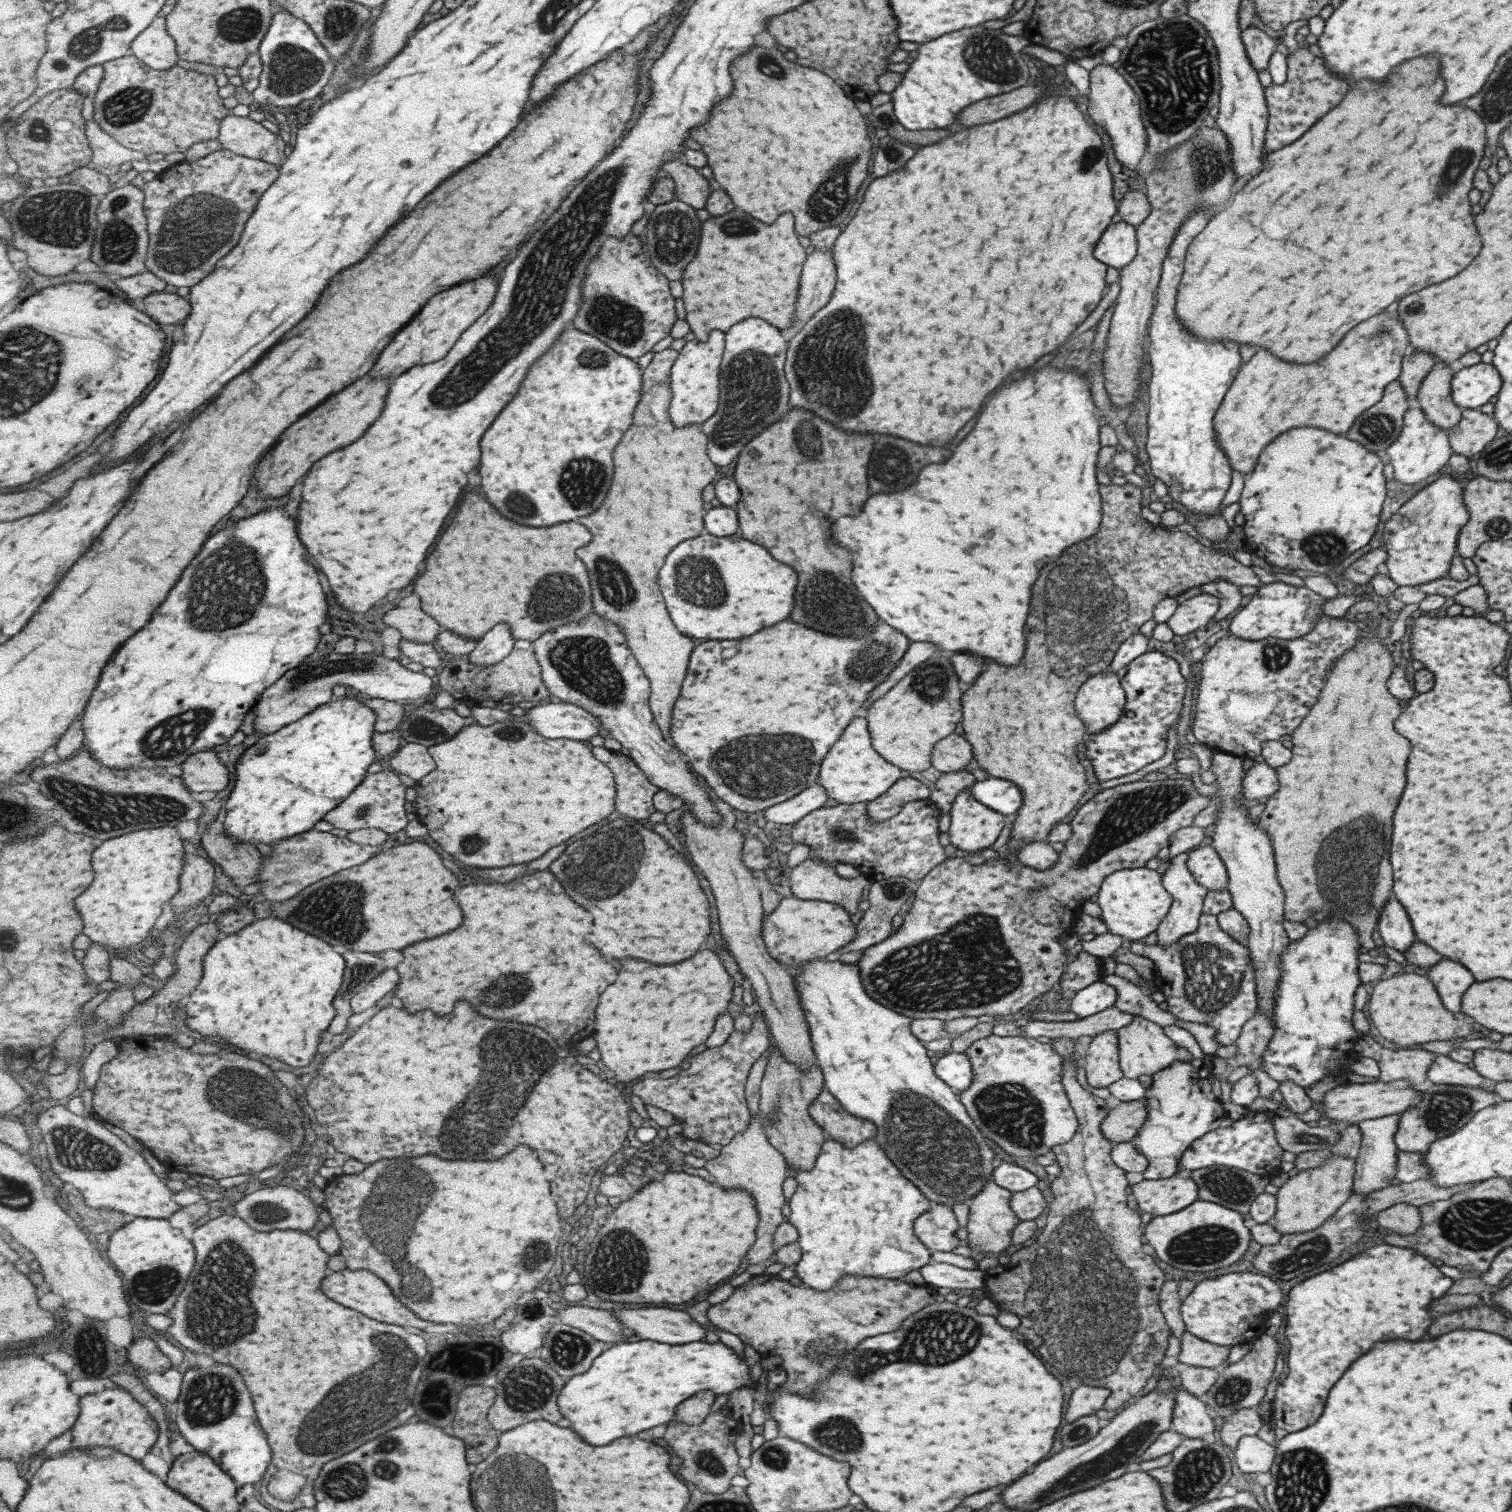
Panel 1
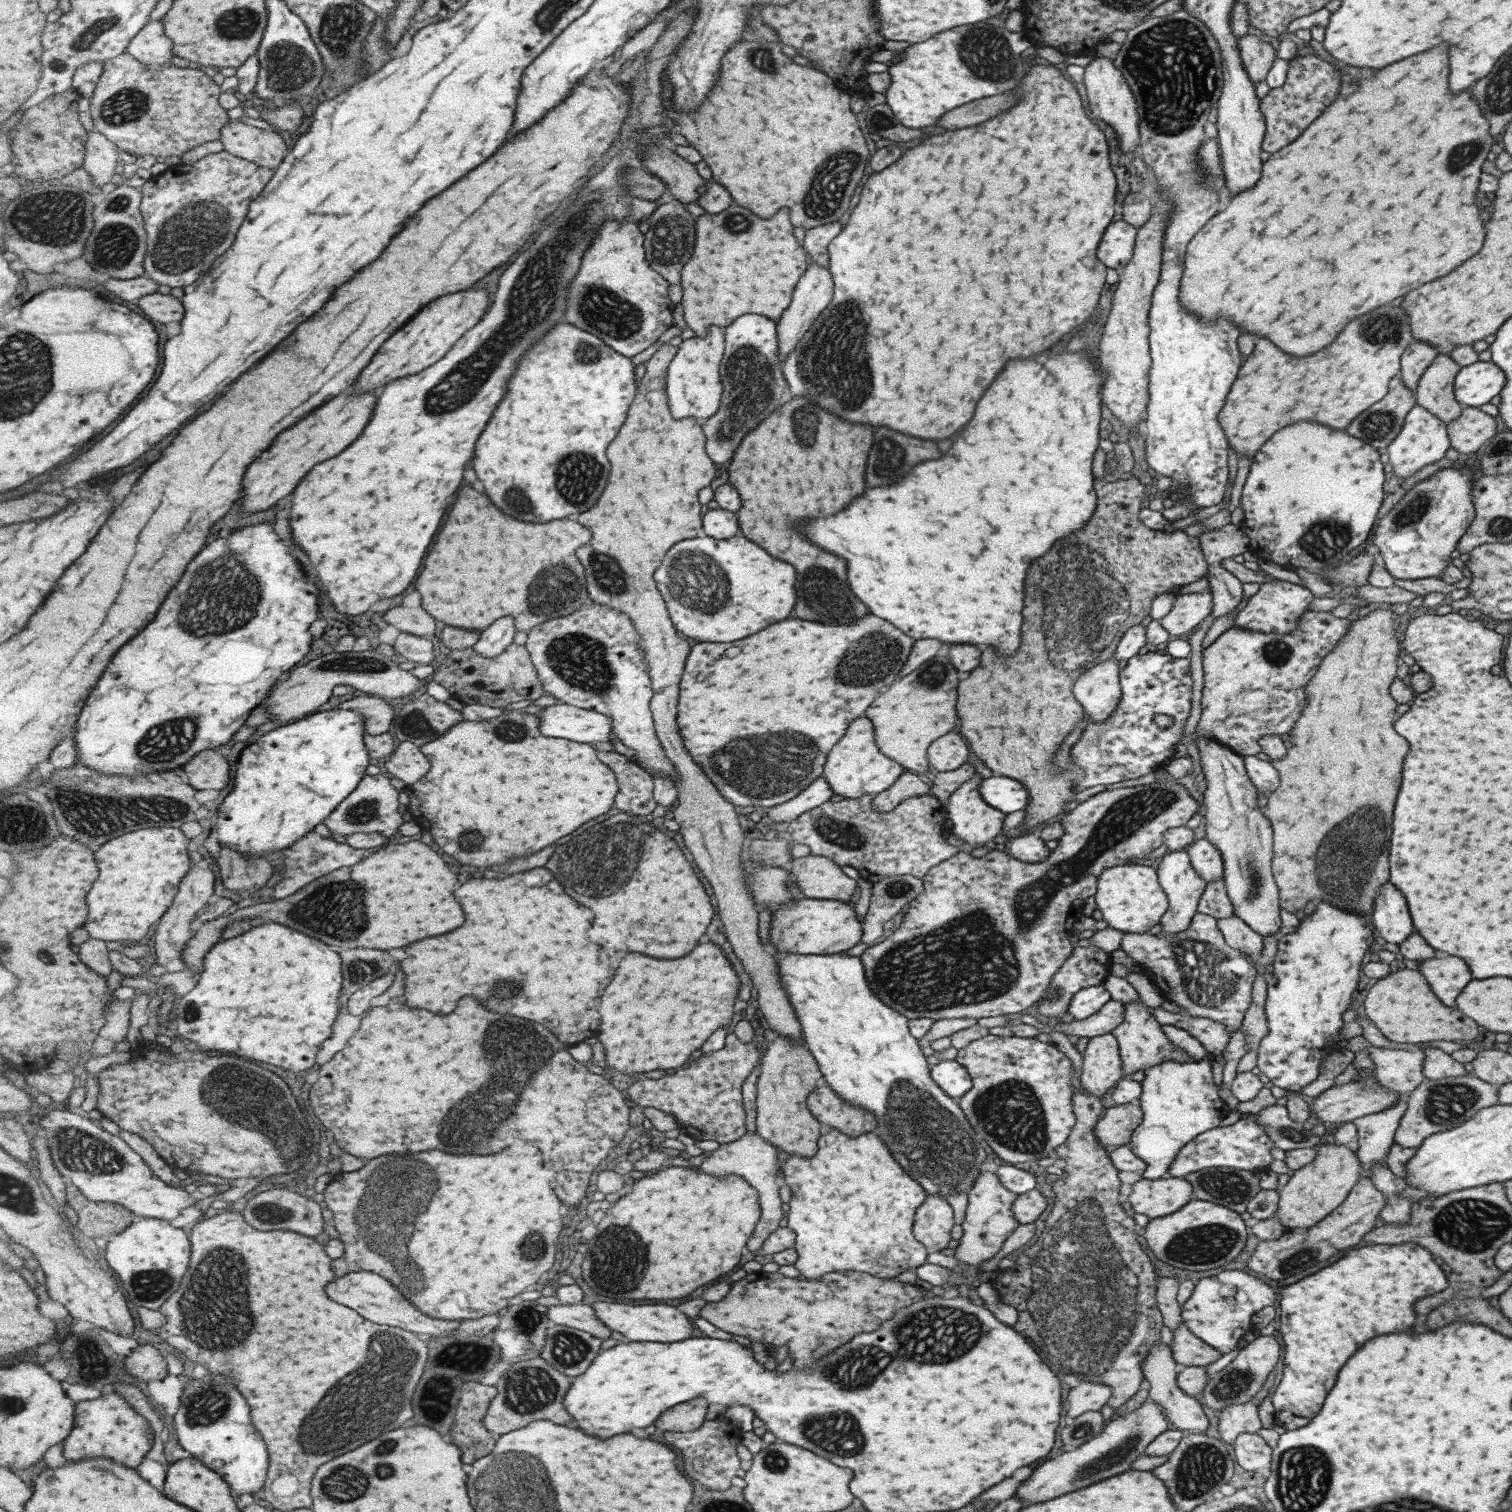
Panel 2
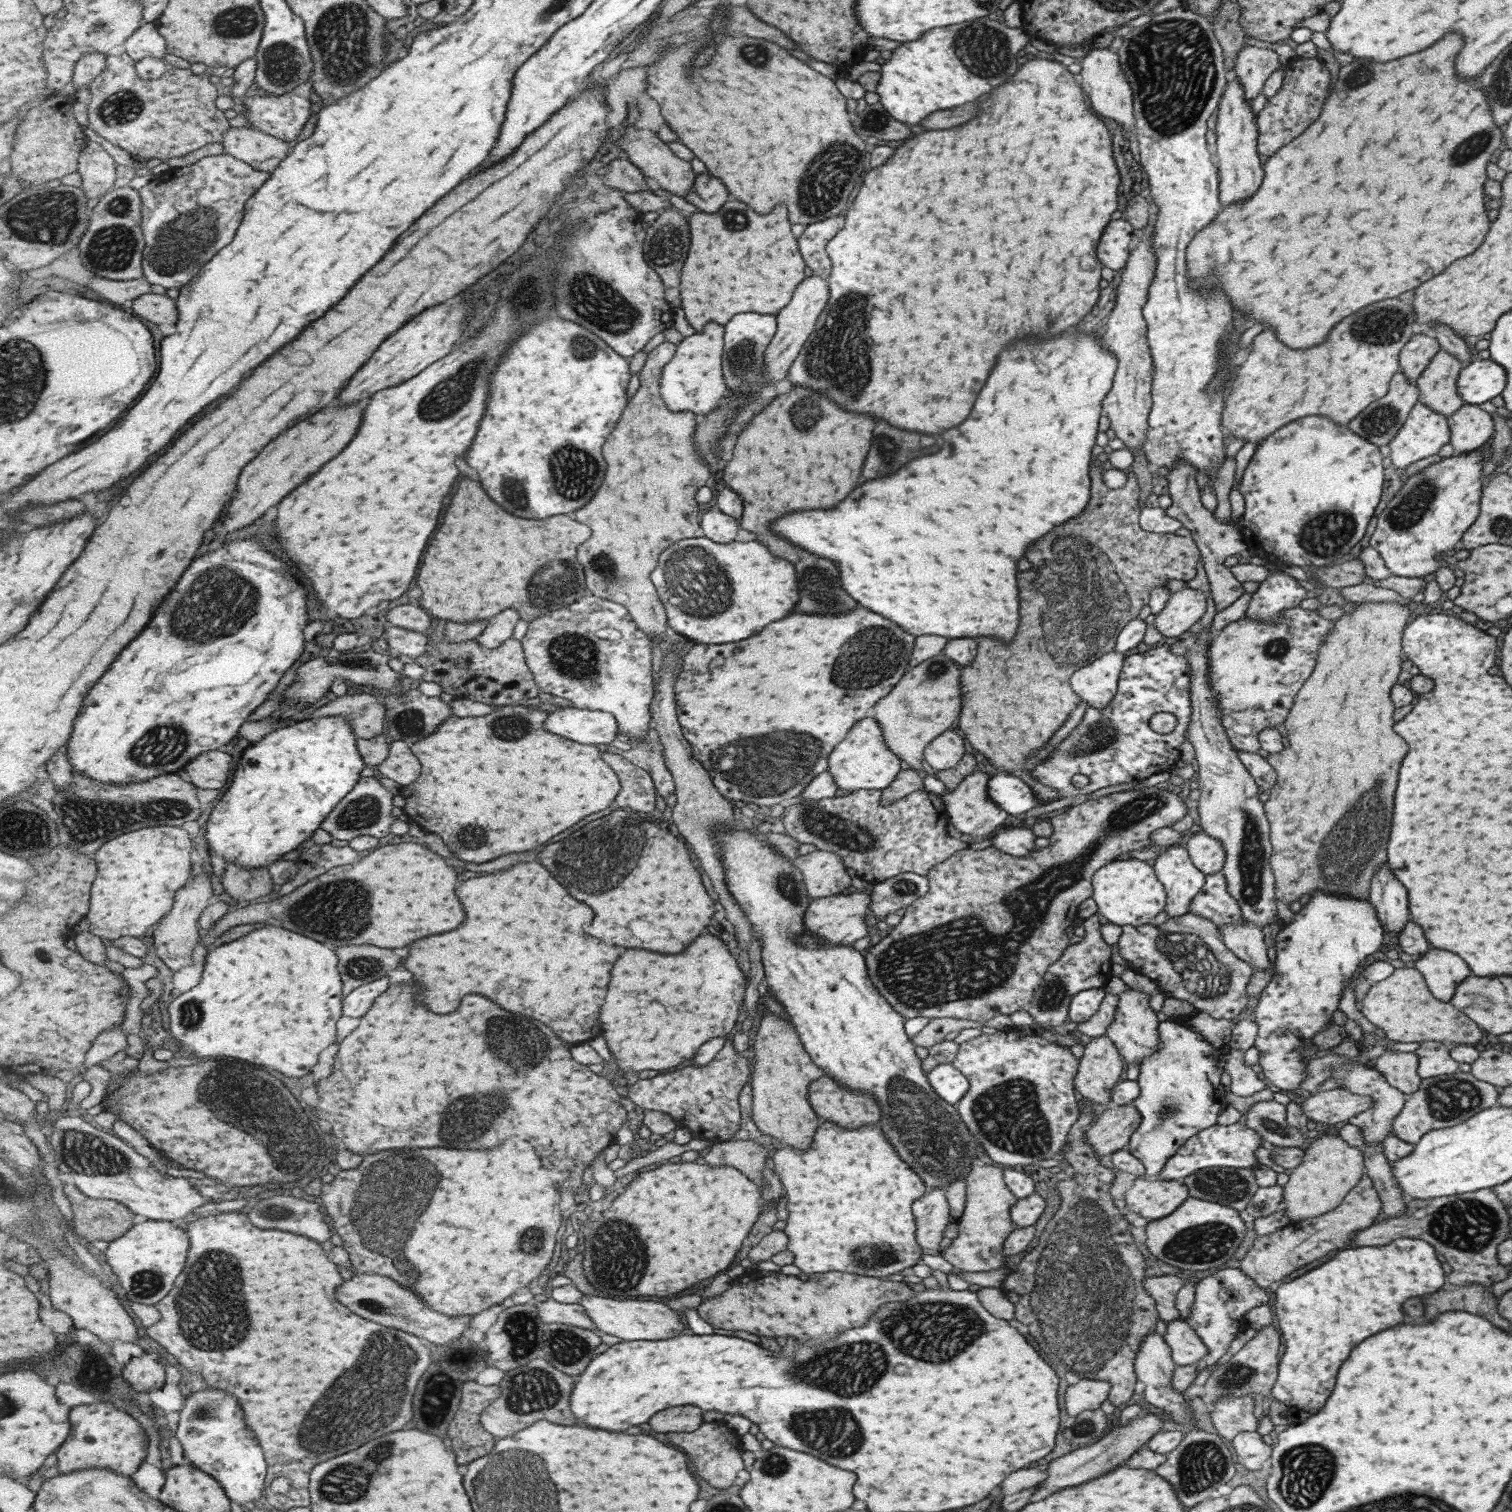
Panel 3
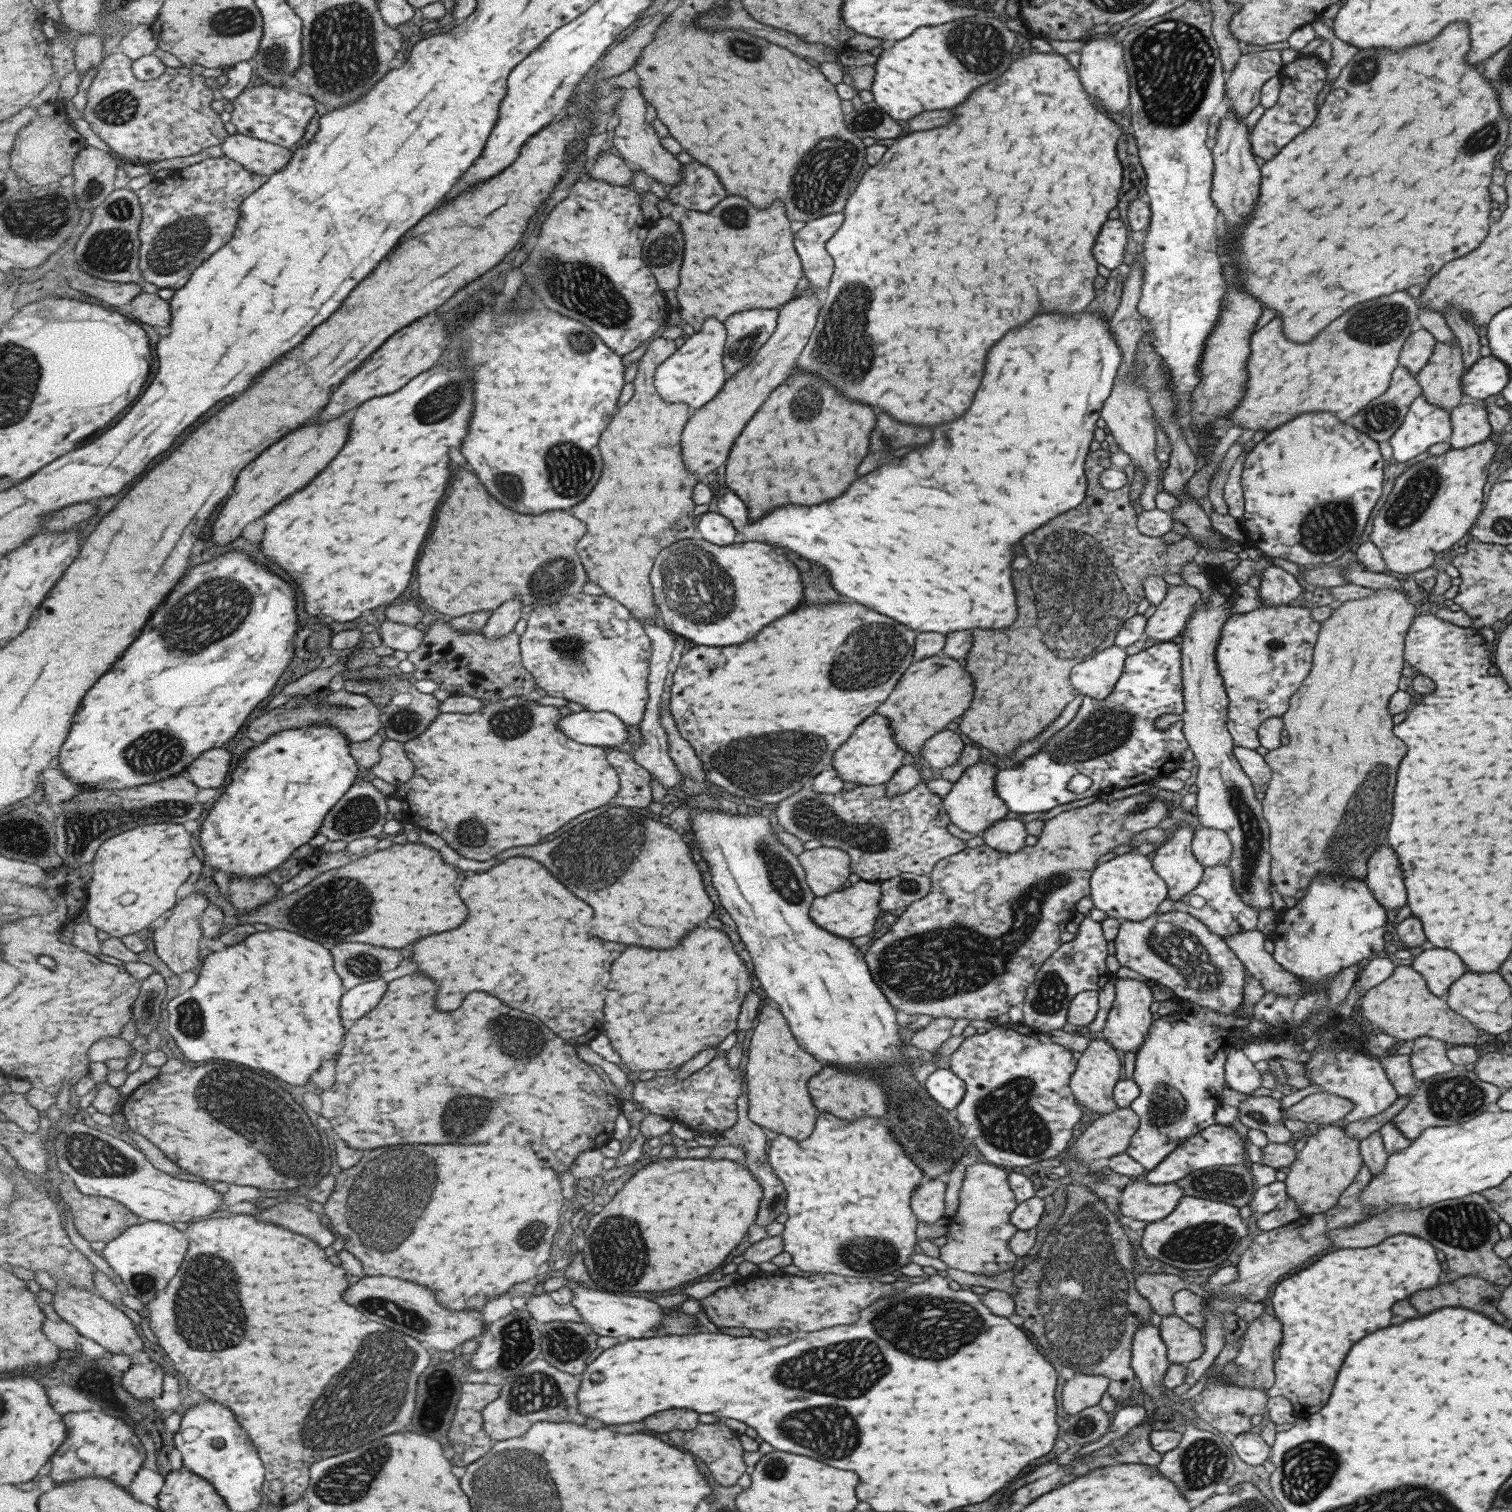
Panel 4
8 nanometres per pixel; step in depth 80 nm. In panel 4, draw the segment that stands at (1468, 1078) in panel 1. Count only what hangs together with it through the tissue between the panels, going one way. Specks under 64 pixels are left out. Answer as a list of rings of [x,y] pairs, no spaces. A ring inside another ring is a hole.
[[[1428,1036],[1411,1040],[1409,1066],[1418,1082],[1453,1070],[1454,1064],[1445,1057],[1443,1044],[1443,1041]]]

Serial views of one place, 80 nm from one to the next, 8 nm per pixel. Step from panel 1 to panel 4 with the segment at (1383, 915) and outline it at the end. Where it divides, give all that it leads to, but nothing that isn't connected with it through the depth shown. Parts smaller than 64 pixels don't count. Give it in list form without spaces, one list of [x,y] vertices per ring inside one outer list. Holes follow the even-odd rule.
[[[1381,844],[1366,862],[1364,881],[1375,900],[1386,912],[1401,908],[1405,904],[1405,888],[1397,868],[1395,852],[1387,844]]]

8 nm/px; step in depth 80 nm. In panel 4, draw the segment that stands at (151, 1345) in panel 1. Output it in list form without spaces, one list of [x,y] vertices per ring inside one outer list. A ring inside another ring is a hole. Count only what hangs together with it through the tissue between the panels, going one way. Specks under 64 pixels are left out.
[[[151,1361],[146,1365],[135,1363],[123,1374],[121,1384],[135,1399],[153,1401],[164,1393],[163,1378],[165,1378],[165,1371],[165,1369],[161,1370],[156,1363]]]

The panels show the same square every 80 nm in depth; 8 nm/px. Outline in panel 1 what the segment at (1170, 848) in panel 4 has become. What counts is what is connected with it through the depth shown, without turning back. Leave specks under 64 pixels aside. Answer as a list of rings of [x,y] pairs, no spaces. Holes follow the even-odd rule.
[[[1179,853],[1174,857],[1170,857],[1168,867],[1165,872],[1160,875],[1161,884],[1169,893],[1172,900],[1167,914],[1165,914],[1163,920],[1161,920],[1154,930],[1156,943],[1161,944],[1163,948],[1175,944],[1175,941],[1180,939],[1181,936],[1193,932],[1195,928],[1197,928],[1198,918],[1202,913],[1202,902],[1207,890],[1204,886],[1201,886],[1189,872],[1185,864],[1187,857],[1186,853]]]

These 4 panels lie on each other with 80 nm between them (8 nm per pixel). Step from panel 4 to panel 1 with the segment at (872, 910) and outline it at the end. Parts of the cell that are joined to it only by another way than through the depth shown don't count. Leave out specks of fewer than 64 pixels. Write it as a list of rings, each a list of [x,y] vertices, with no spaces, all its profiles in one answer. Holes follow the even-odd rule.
[[[795,896],[781,897],[778,905],[762,919],[762,939],[767,952],[786,967],[807,964],[811,960],[832,956],[852,943],[856,925],[850,914],[839,905],[820,900],[803,900]]]

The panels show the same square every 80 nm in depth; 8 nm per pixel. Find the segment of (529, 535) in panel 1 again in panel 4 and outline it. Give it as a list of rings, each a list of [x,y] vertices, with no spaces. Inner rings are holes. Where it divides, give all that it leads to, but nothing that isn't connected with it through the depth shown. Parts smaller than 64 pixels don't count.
[[[457,468],[451,478],[451,492],[439,508],[435,528],[431,538],[423,546],[423,556],[419,558],[419,590],[423,600],[431,609],[460,617],[481,610],[497,610],[503,602],[511,598],[521,598],[523,606],[537,607],[557,604],[563,596],[581,593],[587,582],[587,572],[579,554],[577,542],[585,536],[587,524],[565,510],[547,512],[541,516],[519,514],[499,500],[495,500],[479,478],[465,470]]]

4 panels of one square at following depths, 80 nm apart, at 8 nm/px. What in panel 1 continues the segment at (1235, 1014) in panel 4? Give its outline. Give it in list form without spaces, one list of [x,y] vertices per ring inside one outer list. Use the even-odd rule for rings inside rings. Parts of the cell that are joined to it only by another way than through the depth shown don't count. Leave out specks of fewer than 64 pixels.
[[[1174,1025],[1163,1027],[1162,1033],[1177,1046],[1185,1048],[1191,1054],[1191,1059],[1186,1062],[1175,1061],[1151,1076],[1151,1086],[1146,1090],[1147,1116],[1130,1140],[1133,1148],[1146,1158],[1147,1164],[1142,1172],[1145,1180],[1166,1179],[1179,1174],[1178,1158],[1182,1152],[1195,1139],[1215,1130],[1219,1122],[1226,1118],[1221,1102],[1219,1099],[1216,1101],[1211,1093],[1209,1059],[1191,1033]]]

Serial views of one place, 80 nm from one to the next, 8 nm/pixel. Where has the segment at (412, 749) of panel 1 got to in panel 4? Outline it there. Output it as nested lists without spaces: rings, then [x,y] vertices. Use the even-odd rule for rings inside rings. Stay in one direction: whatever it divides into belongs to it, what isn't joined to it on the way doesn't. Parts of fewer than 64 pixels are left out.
[[[388,739],[381,750],[381,760],[370,770],[370,776],[395,786],[409,782],[415,774],[415,765],[407,754],[405,744]]]

